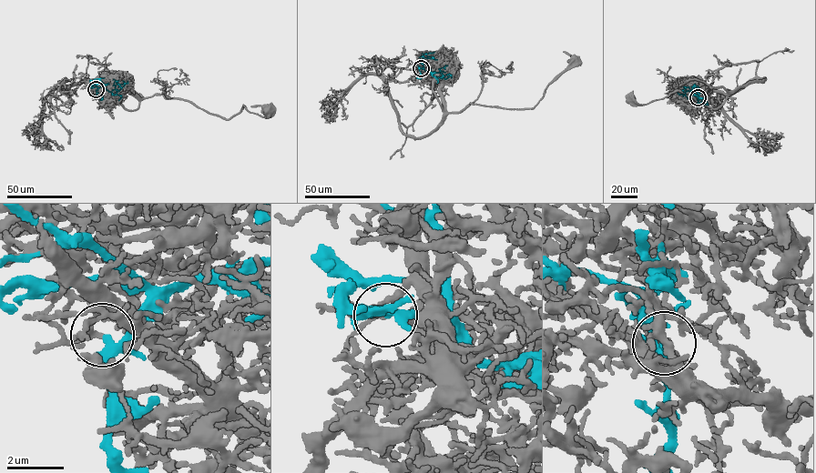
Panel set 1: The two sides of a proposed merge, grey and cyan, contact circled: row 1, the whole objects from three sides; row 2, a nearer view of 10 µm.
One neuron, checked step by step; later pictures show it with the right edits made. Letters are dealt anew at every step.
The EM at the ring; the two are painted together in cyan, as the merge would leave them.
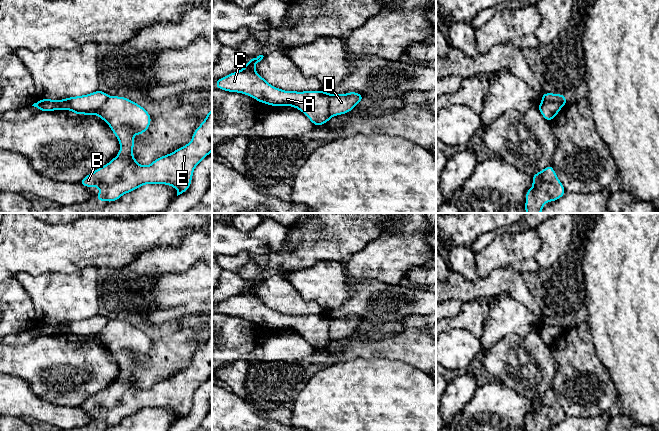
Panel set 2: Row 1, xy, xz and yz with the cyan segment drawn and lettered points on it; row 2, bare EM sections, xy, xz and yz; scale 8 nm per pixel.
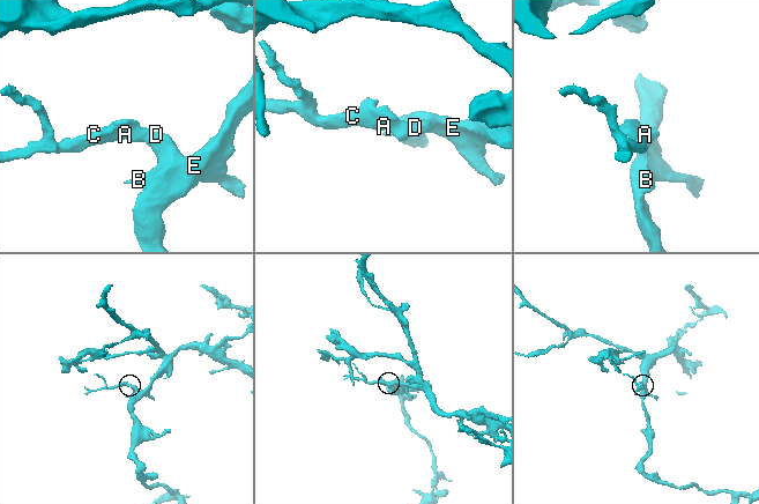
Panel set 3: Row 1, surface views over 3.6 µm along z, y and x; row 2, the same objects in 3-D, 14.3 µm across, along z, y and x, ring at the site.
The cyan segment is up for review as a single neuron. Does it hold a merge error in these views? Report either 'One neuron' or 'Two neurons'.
Two neurons

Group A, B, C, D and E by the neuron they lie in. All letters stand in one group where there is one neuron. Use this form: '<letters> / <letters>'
A C / B D E

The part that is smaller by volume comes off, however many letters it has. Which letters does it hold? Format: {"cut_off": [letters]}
{"cut_off": ["A", "C"]}

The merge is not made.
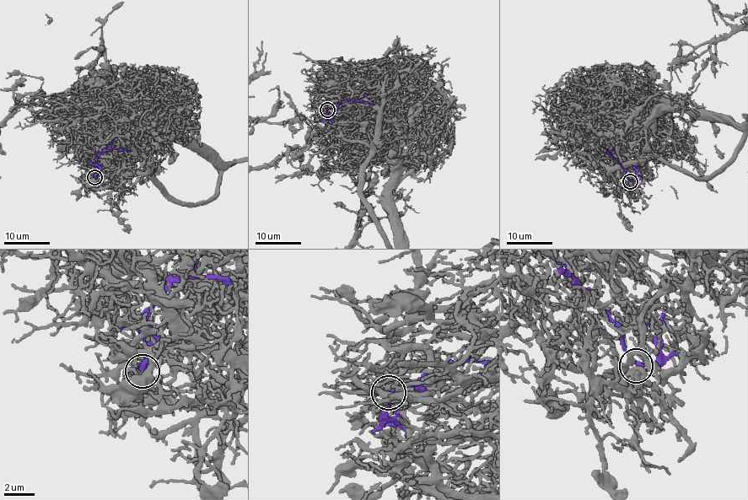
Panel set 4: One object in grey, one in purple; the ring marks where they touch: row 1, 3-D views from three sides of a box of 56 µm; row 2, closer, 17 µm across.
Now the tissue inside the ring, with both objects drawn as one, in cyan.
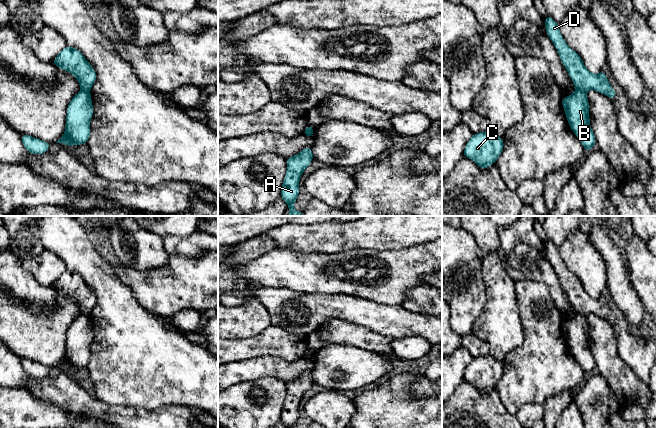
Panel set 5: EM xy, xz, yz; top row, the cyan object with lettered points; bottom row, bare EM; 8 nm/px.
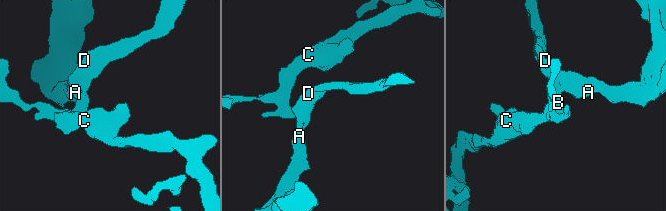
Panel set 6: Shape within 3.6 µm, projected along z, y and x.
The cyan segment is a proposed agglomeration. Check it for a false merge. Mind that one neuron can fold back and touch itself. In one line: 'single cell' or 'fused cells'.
fused cells

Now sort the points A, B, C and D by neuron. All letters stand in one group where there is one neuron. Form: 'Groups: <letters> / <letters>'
Groups: A D / B C

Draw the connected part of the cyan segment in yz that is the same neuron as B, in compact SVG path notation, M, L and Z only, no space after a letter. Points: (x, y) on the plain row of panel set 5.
M578 313L562 322L562 331L565 334L567 345L584 370L586 377L596 368L594 356L590 350L589 325L585 316Z

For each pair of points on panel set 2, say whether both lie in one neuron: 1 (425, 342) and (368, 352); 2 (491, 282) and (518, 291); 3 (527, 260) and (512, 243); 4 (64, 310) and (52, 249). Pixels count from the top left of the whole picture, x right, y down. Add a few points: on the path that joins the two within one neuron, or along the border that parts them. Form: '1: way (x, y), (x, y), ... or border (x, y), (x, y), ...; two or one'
1: way (411, 346), (389, 346), (382, 348); one
2: way (498, 282), (509, 282), (511, 284); one
3: way (523, 256), (514, 247); one
4: border (80, 269), (74, 272), (42, 272), (34, 275); two

